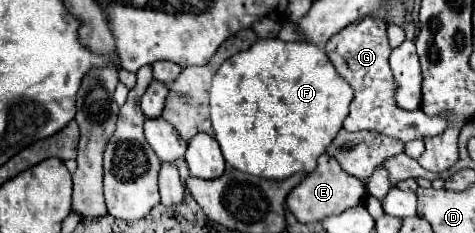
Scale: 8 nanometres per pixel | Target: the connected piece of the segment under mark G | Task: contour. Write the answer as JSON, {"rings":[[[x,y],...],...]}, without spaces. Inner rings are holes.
{"rings":[[[365,17],[353,25],[347,25],[343,31],[333,35],[325,53],[335,65],[337,73],[353,87],[355,99],[351,103],[351,111],[343,123],[347,131],[377,131],[397,141],[413,141],[425,135],[439,135],[447,127],[445,117],[427,117],[421,109],[417,111],[401,111],[395,105],[395,83],[393,73],[389,69],[391,47],[387,43],[387,23],[379,17]]]}

